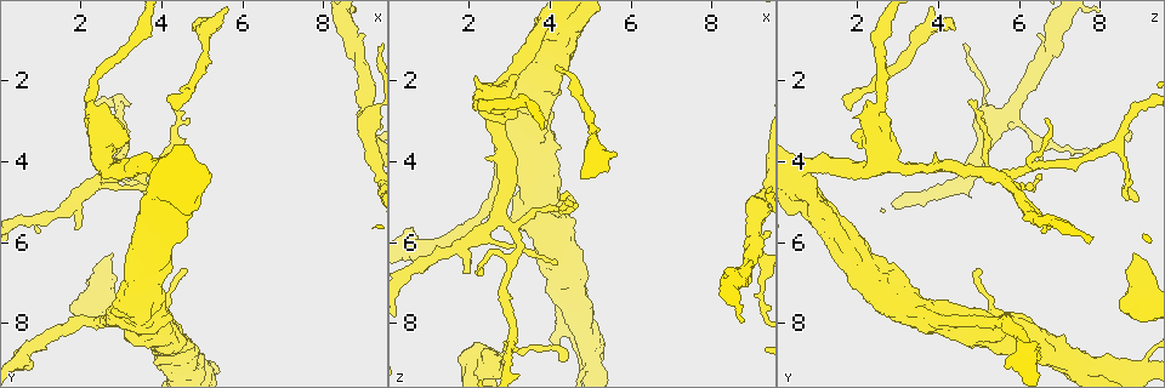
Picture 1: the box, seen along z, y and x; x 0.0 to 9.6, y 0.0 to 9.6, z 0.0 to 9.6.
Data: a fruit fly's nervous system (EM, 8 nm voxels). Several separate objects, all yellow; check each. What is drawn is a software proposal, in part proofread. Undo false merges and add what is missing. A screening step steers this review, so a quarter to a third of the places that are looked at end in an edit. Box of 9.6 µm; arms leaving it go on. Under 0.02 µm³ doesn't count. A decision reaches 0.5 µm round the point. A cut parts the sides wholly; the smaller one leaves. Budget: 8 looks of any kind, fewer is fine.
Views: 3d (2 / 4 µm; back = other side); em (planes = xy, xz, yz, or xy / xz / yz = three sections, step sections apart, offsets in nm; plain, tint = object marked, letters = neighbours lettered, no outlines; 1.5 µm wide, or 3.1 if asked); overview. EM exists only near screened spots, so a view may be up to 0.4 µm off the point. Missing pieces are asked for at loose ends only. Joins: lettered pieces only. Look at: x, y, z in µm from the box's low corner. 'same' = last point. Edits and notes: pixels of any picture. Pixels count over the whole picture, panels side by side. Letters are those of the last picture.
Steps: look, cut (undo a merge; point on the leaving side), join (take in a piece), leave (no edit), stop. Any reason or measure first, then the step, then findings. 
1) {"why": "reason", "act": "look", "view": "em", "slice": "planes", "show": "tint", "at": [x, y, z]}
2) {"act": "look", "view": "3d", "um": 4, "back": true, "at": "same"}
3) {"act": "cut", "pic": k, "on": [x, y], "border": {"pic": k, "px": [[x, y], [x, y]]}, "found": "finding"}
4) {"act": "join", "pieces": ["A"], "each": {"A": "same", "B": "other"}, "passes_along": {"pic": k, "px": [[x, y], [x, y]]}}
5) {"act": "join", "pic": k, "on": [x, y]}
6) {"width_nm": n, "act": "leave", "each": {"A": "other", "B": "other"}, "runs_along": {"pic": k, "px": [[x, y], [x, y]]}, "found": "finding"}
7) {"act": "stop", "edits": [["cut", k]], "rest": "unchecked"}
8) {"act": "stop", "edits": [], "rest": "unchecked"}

{"why": "thick end", "act": "look", "view": "3d", "um": 4, "at": [2.65, 7.65, 3.50]}

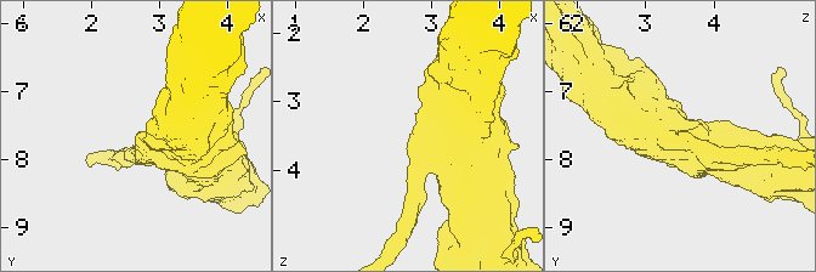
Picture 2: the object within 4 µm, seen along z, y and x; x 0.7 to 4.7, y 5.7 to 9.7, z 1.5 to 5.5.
{"act": "look", "view": "em", "slice": "planes", "show": "tint", "at": [2.65, 7.65, 3.50]}

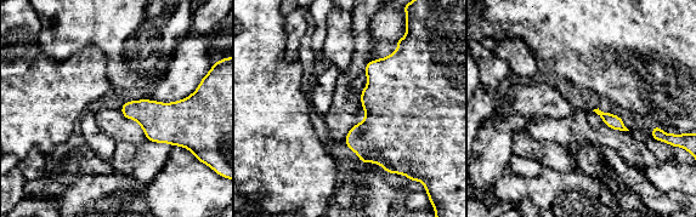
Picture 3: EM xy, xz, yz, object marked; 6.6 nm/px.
{"why": "see the neighbours", "act": "look", "view": "em", "slice": "planes", "show": "letters", "at": "same"}

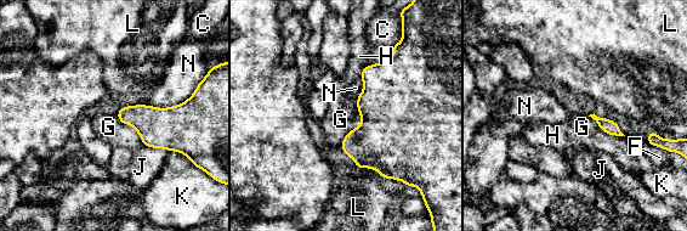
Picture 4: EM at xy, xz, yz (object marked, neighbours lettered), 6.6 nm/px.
{"act": "leave", "each": {"C": "other", "F": "other", "G": "other", "H": "other", "J": "other", "K": "other", "L": "other", "N": "other"}, "border": {"pic": 4, "px": [[588, 116], [606, 133], [624, 136]]}, "found": "none of them fits"}

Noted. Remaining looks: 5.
{"why": "end of a long branch", "act": "look", "view": "em", "slice": "planes", "show": "letters", "at": [4.15, 2.30, 1.65]}

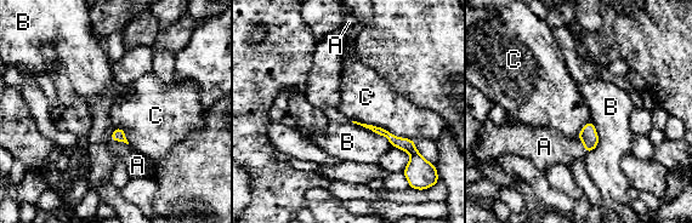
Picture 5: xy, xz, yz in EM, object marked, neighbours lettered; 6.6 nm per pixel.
{"act": "join", "pieces": ["A"], "each": {"A": "same", "B": "other", "C": "other"}, "found": "the cell continues"}

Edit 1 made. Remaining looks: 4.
{"why": "branch stops here", "act": "look", "view": "em", "slice": "xy", "step": 8, "show": "tint", "at": [4.75, 0.75, 4.40]}

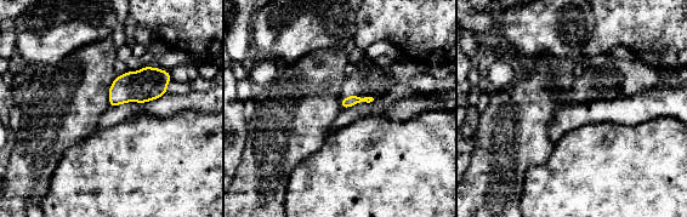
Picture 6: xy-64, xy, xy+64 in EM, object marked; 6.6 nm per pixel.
{"why": "cut it another way", "act": "look", "view": "em", "slice": "planes", "show": "letters", "at": "same"}

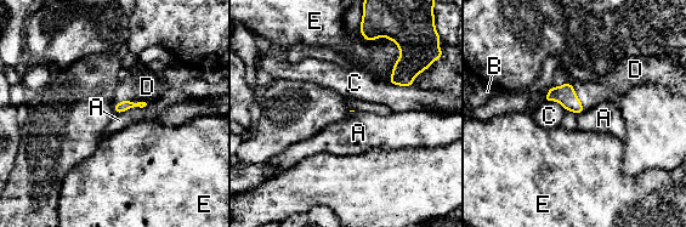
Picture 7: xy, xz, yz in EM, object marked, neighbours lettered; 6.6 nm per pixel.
{"act": "join", "pieces": ["D"], "each": {"A": "other", "B": "other", "C": "other", "D": "same", "E": "other"}, "passes_along": {"pic": 7, "px": [[125, 105], [137, 102], [147, 86]]}, "found": "the cell continues"}

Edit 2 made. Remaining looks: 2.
{"act": "stop", "edits": [["join", 5], ["join", 7]], "rest": "unchecked"}

